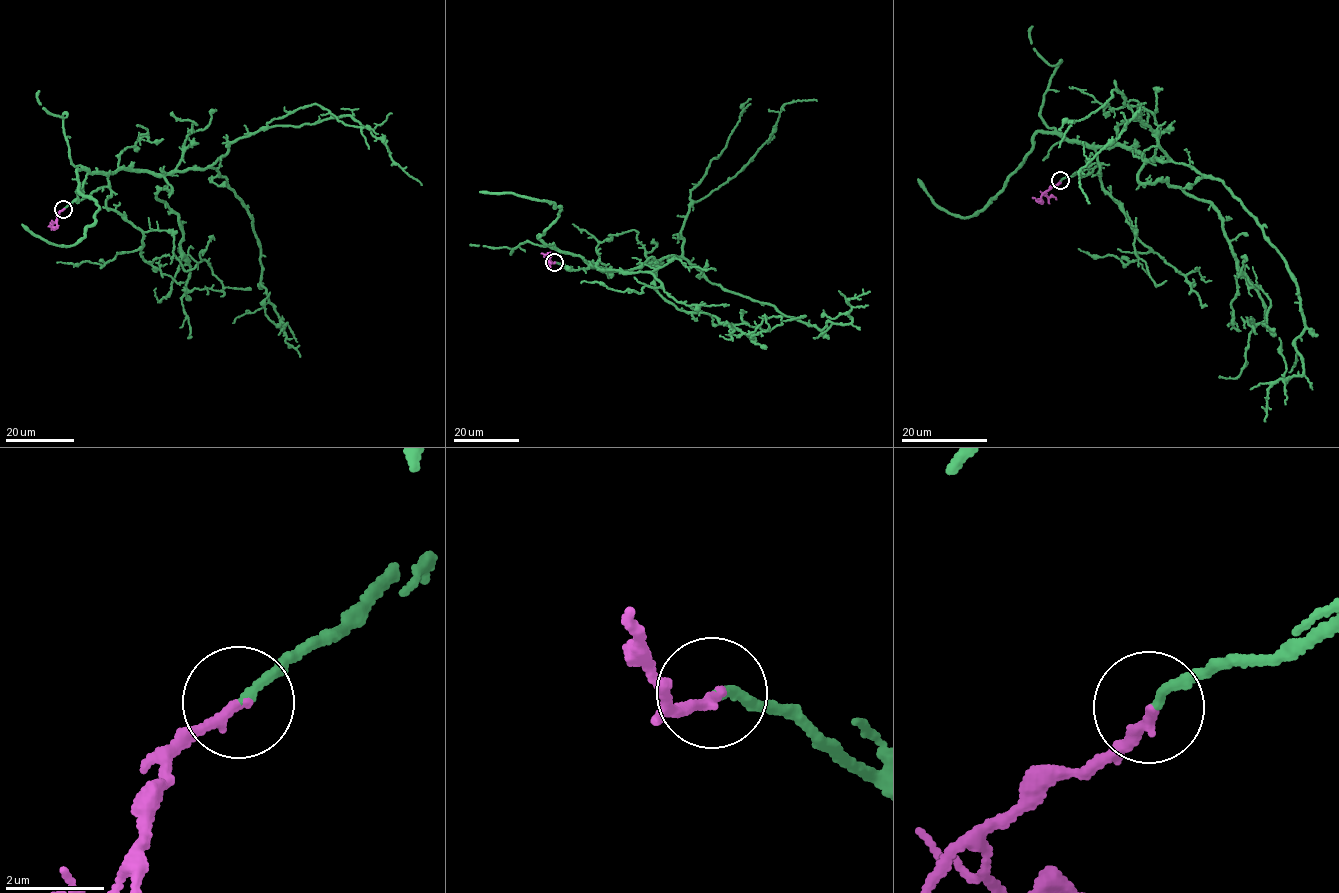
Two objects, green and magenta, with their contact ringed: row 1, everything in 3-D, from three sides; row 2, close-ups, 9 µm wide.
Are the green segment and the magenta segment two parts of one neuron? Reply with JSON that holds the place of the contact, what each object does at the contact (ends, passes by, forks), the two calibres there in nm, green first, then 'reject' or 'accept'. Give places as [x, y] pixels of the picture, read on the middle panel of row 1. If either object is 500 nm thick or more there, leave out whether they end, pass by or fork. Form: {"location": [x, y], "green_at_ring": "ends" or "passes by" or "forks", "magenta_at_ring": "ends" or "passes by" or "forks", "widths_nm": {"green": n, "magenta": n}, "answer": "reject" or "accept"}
{"location": [554, 262], "green_at_ring": "ends", "magenta_at_ring": "ends", "widths_nm": {"green": 160, "magenta": 200}, "answer": "accept"}

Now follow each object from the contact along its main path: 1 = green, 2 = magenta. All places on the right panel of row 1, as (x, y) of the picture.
1: (1060, 181), (1122, 146), (1221, 181), (1254, 218), (1304, 323), (1302, 375), (1270, 386), (1264, 421)
2: (1060, 181), (1043, 194), (1040, 200), (1032, 198)

